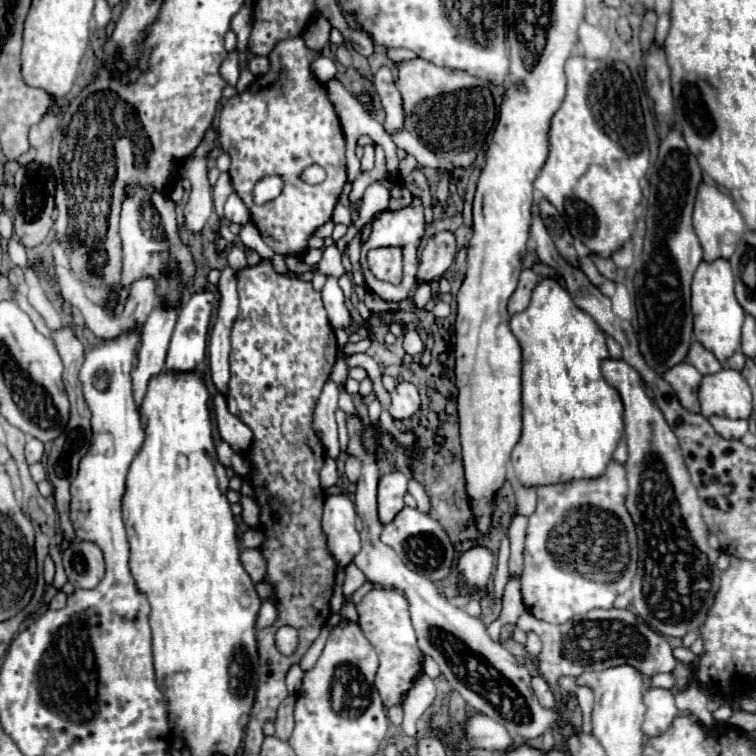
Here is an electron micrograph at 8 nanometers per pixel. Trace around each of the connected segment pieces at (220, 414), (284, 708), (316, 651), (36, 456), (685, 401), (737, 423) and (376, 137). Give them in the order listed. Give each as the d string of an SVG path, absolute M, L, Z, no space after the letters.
M217 393L213 397L213 407L215 407L215 419L217 419L217 431L223 441L227 441L233 451L241 453L245 447L249 447L249 439L253 439L253 433L247 425L243 425L235 415L229 413L225 397Z
M289 695L281 703L281 707L277 711L277 719L275 719L275 737L281 739L281 741L287 741L291 737L291 733L293 733L293 727L295 727L293 709L295 709L295 697Z
M323 627L323 631L321 631L321 635L315 639L315 643L307 649L307 653L303 655L303 659L301 659L301 669L303 671L309 671L313 665L315 665L315 661L319 659L319 655L321 655L321 651L323 651L323 647L325 647L325 641L327 641L327 637L329 637L329 629L327 627Z
M29 439L27 445L25 445L25 457L27 457L29 465L41 461L41 457L43 457L43 443L37 441L37 439Z
M687 361L671 367L665 371L665 381L677 391L677 397L681 399L683 407L689 407L689 411L699 411L699 401L697 401L697 387L701 383L701 373Z
M715 415L715 417L709 417L709 423L725 439L741 439L749 431L749 425L745 419L727 419L727 417Z
M329 81L329 99L333 99L333 107L337 107L337 115L341 119L345 137L347 137L347 175L349 181L355 181L355 141L359 135L367 133L375 145L381 145L387 155L387 169L393 171L399 165L397 159L397 147L383 129L383 125L373 119L361 105L359 101L337 81Z

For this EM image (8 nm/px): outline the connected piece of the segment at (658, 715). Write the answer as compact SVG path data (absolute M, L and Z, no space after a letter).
M647 689L643 695L643 703L647 707L643 733L647 737L659 737L667 731L669 723L677 717L677 707L673 701L673 693L669 689Z

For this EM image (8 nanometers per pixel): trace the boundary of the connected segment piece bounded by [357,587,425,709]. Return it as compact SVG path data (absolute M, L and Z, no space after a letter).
M377 587L363 597L363 601L357 605L357 613L363 635L377 651L379 669L375 675L375 687L383 699L383 705L389 709L401 703L403 695L413 687L417 677L423 673L425 655L417 645L417 637L409 617L409 603L401 591Z

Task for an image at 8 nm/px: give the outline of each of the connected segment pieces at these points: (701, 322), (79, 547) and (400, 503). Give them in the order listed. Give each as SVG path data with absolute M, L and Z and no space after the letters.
M715 259L715 261L701 261L695 275L693 275L693 321L695 321L695 337L703 343L705 349L713 351L719 361L731 357L739 343L741 343L741 327L745 321L745 309L737 303L733 291L733 271L729 259Z
M75 539L63 553L63 567L75 589L93 589L105 575L101 549L93 541Z
M391 471L381 475L379 479L379 493L377 493L377 507L379 507L379 519L383 525L391 523L395 515L405 507L405 493L407 493L409 475L401 471Z

